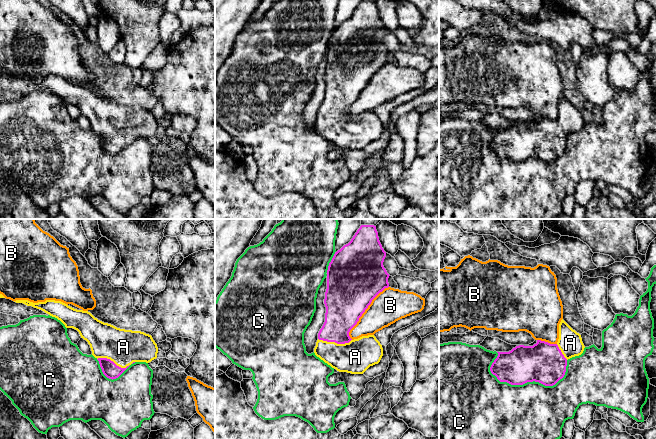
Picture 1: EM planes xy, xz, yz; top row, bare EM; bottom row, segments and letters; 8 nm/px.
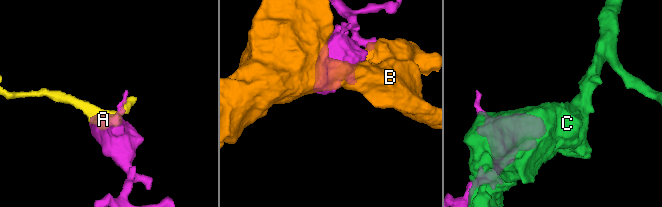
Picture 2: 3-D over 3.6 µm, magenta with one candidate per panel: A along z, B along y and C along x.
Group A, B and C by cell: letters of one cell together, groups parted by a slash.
A / B / C

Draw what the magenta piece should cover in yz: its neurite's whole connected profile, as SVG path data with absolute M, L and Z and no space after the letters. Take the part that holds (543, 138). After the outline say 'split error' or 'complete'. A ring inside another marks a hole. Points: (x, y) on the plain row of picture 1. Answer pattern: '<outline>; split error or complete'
M562 95L556 120L537 116L533 122L519 121L509 128L497 128L490 147L500 158L511 161L535 157L553 162L564 153L567 136L581 131L584 124L581 111Z; split error

